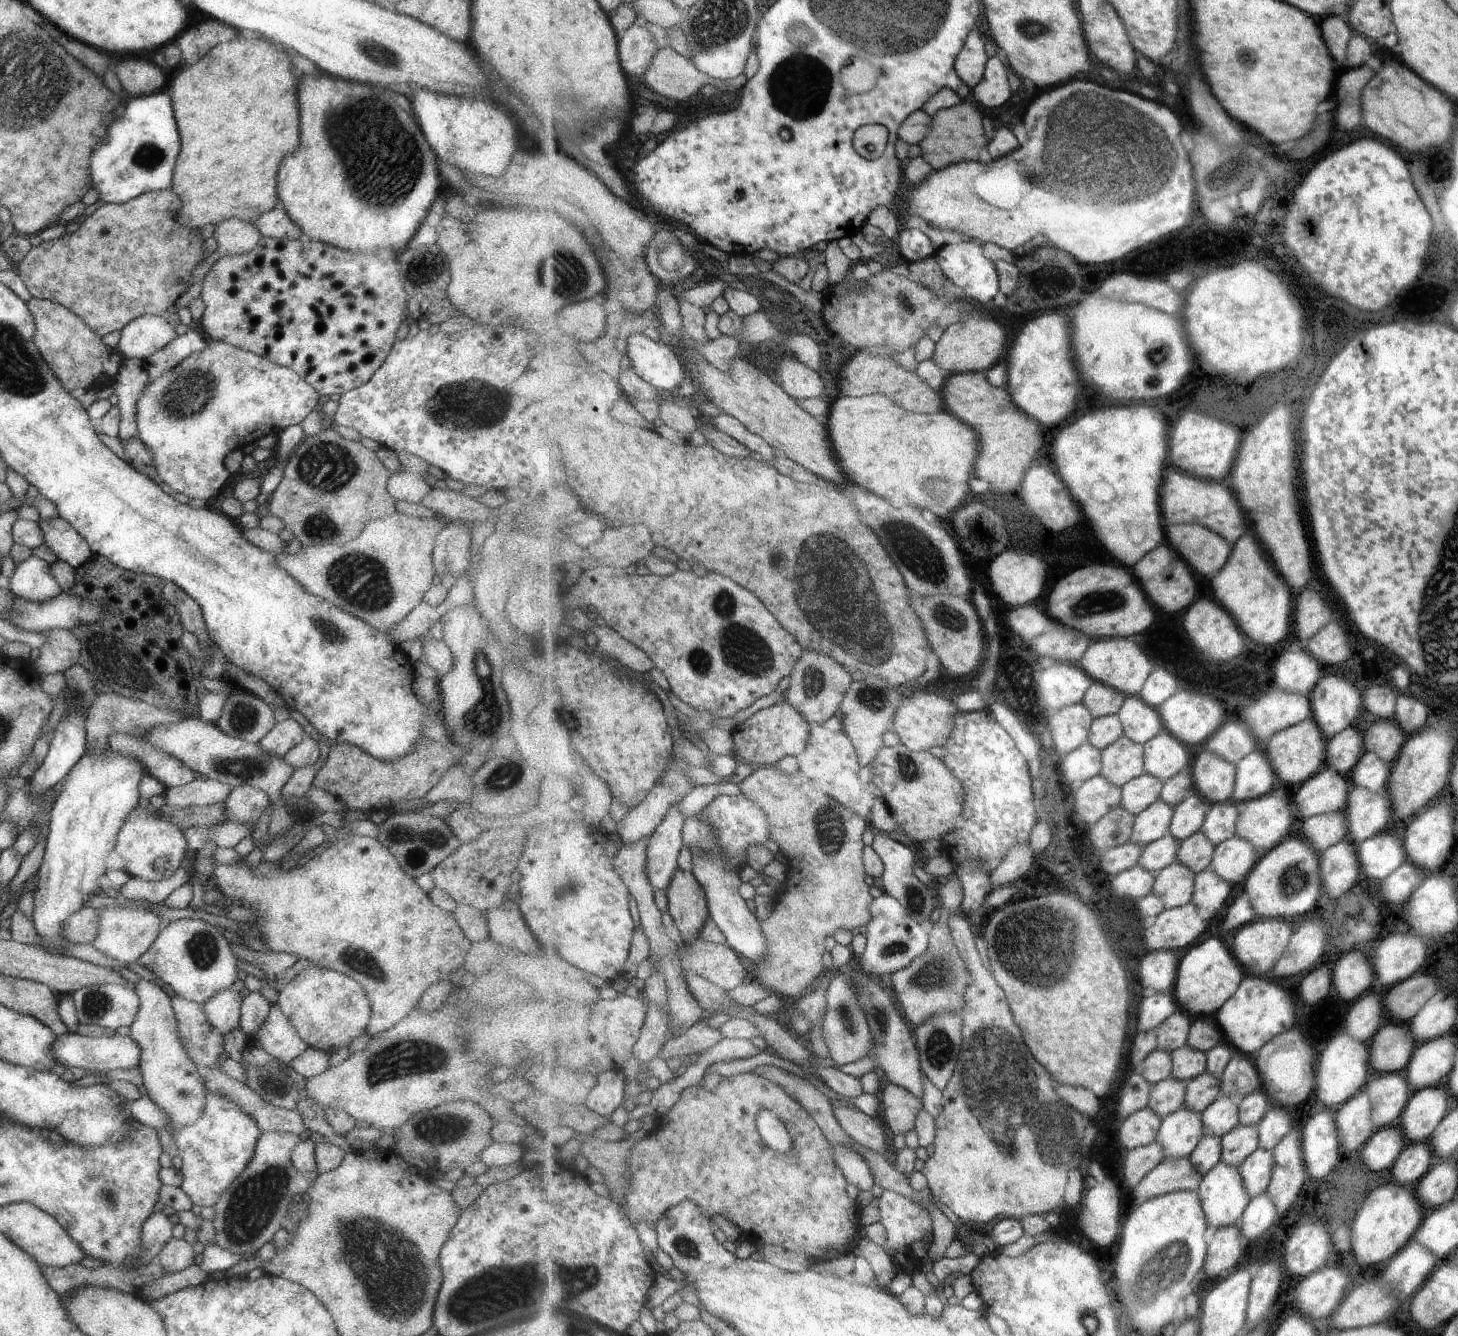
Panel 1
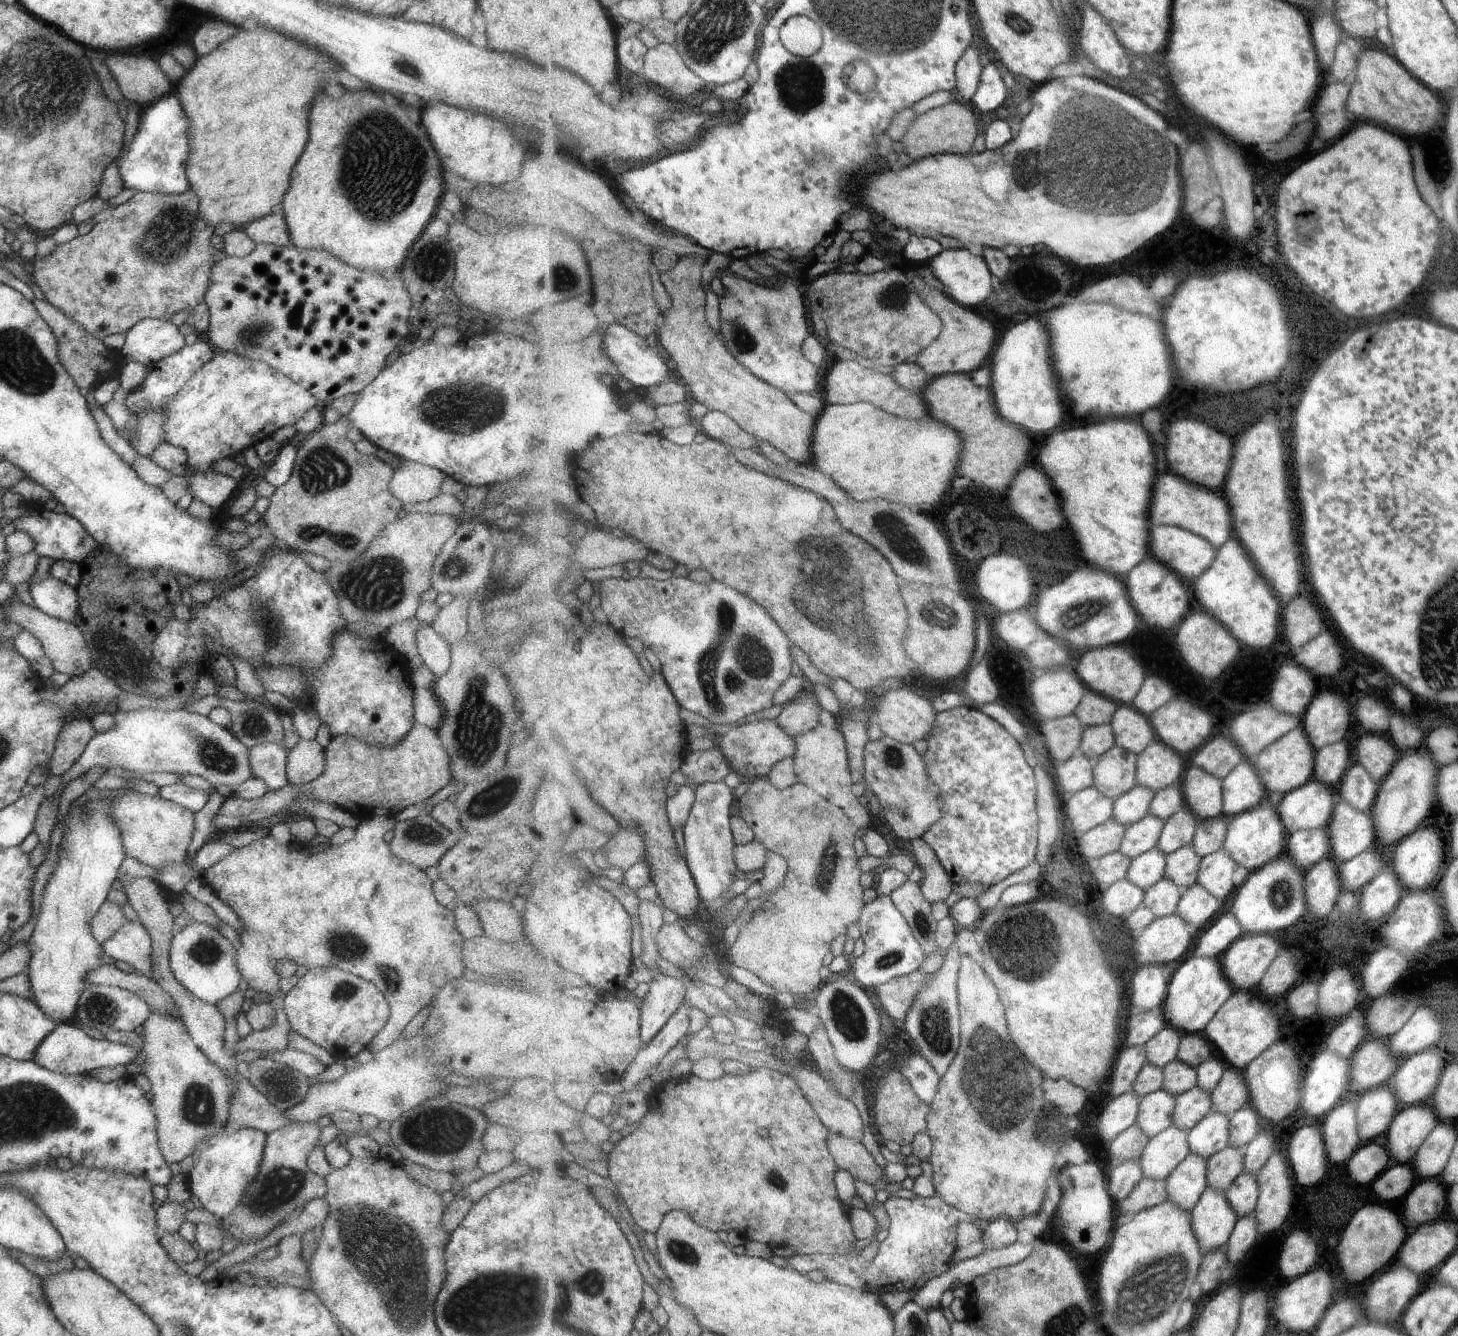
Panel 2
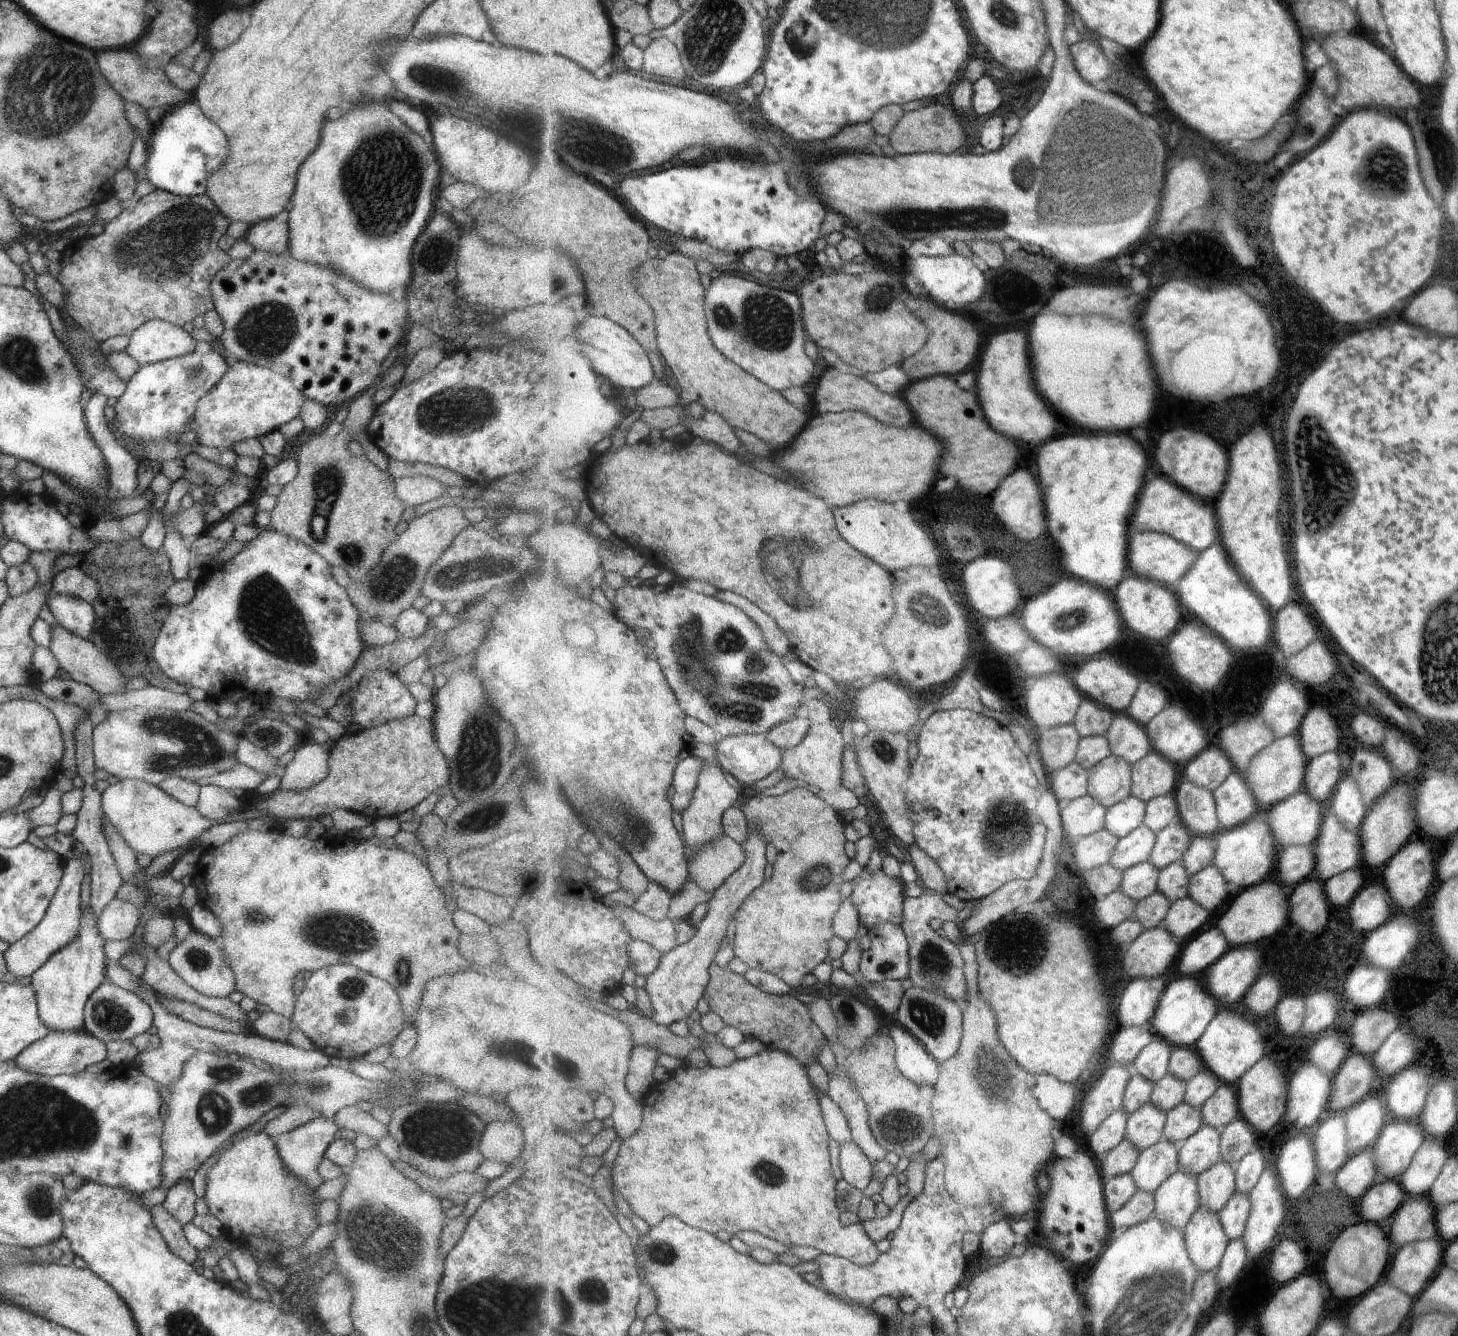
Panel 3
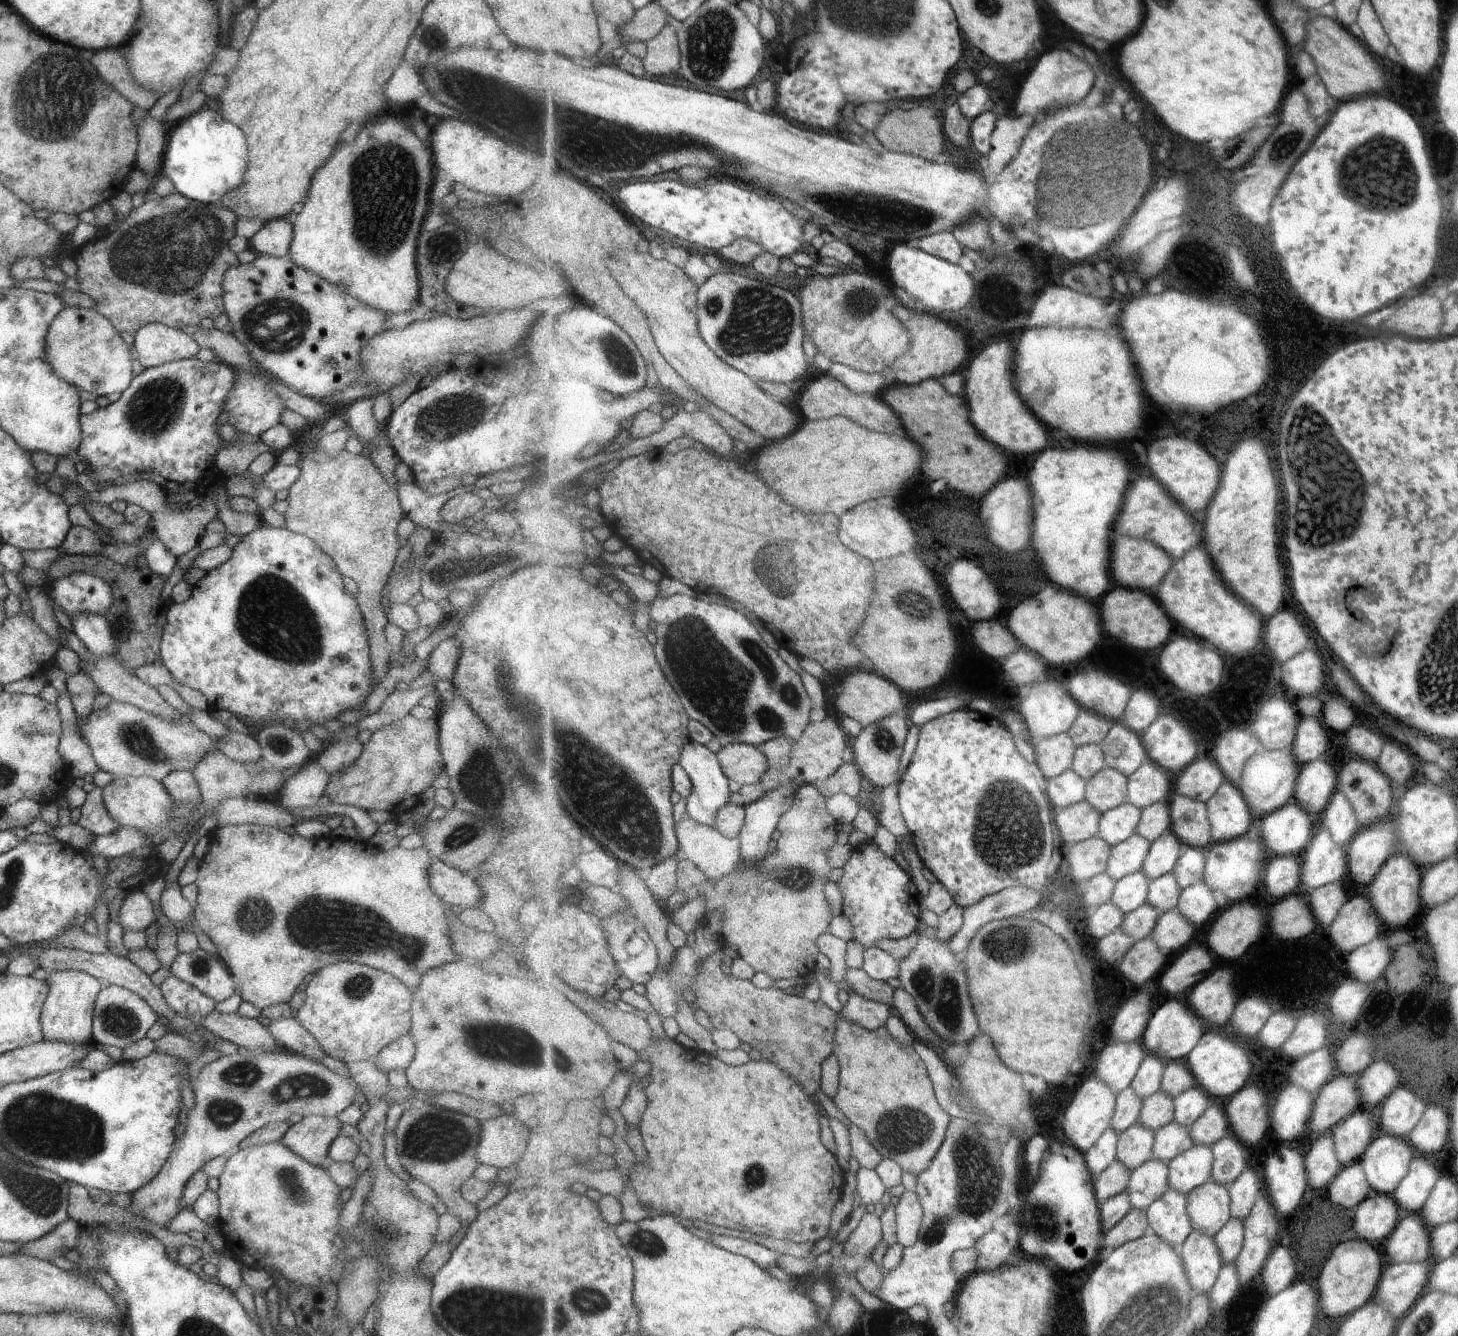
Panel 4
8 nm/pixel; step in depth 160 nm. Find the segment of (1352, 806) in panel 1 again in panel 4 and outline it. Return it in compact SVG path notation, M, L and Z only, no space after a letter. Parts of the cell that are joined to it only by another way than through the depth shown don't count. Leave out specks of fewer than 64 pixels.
M1330 832L1313 838L1300 856L1302 862L1302 890L1307 892L1333 884L1348 872L1346 847L1337 844Z

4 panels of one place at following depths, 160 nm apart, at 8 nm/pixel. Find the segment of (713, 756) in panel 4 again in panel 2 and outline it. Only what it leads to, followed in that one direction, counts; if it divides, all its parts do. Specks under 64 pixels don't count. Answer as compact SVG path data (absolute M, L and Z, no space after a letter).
M724 781L706 782L698 785L696 788L696 801L694 802L691 814L683 829L687 864L690 865L692 875L698 884L703 903L717 922L719 922L716 917L717 913L730 901L725 900L723 894L725 894L727 888L735 882L735 874L733 874L733 872L737 872L738 869L734 859L736 845L735 840L733 840L733 832L731 832L732 809L734 808L735 802L737 802L737 798L734 795L734 789L729 788Z

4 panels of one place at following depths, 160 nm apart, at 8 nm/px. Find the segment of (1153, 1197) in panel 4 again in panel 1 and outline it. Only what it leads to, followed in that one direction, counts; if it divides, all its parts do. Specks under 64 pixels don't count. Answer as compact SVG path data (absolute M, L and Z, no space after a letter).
M1183 1108L1166 1116L1156 1142L1163 1147L1167 1161L1189 1159L1205 1136L1202 1114Z

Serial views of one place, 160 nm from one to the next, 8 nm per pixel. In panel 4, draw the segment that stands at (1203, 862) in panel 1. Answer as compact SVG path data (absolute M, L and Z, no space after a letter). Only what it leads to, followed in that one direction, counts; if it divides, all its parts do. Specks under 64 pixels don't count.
M1174 872L1166 874L1150 882L1147 903L1155 905L1163 914L1175 911L1179 906L1182 890Z

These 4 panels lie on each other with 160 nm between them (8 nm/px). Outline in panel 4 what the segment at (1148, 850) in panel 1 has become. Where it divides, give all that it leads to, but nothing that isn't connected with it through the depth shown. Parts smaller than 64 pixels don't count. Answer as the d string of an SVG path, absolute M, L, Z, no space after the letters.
M1141 871L1122 878L1116 882L1112 902L1128 915L1147 903L1151 881Z

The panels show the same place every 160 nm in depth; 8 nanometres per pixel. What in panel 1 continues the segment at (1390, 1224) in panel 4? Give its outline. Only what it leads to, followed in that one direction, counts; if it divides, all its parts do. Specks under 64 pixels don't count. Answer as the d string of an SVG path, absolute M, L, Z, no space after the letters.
M1427 1142L1405 1144L1389 1170L1389 1176L1395 1184L1411 1187L1411 1182L1417 1182L1433 1163Z

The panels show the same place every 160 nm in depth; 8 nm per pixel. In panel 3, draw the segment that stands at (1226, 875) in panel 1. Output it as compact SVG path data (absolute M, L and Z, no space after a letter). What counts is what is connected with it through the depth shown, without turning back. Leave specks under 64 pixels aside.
M1213 864L1191 877L1189 896L1209 912L1219 912L1219 906L1231 898L1227 883L1226 876Z

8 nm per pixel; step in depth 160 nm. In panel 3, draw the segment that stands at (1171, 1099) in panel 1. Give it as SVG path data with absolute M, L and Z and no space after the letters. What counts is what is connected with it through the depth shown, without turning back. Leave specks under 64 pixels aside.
M1149 1102L1129 1116L1126 1140L1141 1154L1165 1140L1167 1112Z

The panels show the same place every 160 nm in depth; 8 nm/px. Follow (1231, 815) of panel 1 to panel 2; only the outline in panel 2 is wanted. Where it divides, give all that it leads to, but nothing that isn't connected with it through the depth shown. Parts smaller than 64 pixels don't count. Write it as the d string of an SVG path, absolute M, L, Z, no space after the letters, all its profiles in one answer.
M1224 816L1209 820L1199 818L1197 834L1192 844L1195 852L1201 858L1205 858L1220 851L1224 848L1228 830L1229 819Z

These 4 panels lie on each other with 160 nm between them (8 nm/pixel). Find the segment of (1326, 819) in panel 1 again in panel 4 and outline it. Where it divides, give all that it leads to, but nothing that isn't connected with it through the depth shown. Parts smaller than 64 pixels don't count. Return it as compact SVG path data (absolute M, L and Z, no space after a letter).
M1271 856L1267 870L1264 872L1264 886L1269 888L1269 894L1275 898L1285 898L1293 895L1293 892L1299 888L1302 890L1302 862L1300 856L1275 857Z

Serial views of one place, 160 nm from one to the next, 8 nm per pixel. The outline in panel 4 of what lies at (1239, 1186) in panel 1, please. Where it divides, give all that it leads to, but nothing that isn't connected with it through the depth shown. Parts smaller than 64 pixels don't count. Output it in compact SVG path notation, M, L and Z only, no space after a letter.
M1194 1230L1179 1253L1183 1257L1192 1290L1197 1294L1209 1293L1218 1282L1223 1266L1216 1240Z

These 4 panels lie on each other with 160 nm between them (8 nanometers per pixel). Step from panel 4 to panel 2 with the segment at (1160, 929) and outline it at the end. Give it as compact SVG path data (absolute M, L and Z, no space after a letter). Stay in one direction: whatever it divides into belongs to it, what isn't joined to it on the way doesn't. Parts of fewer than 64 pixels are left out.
M1195 884L1183 890L1176 915L1196 929L1211 922L1221 906L1223 906L1221 901L1207 892L1203 885Z

